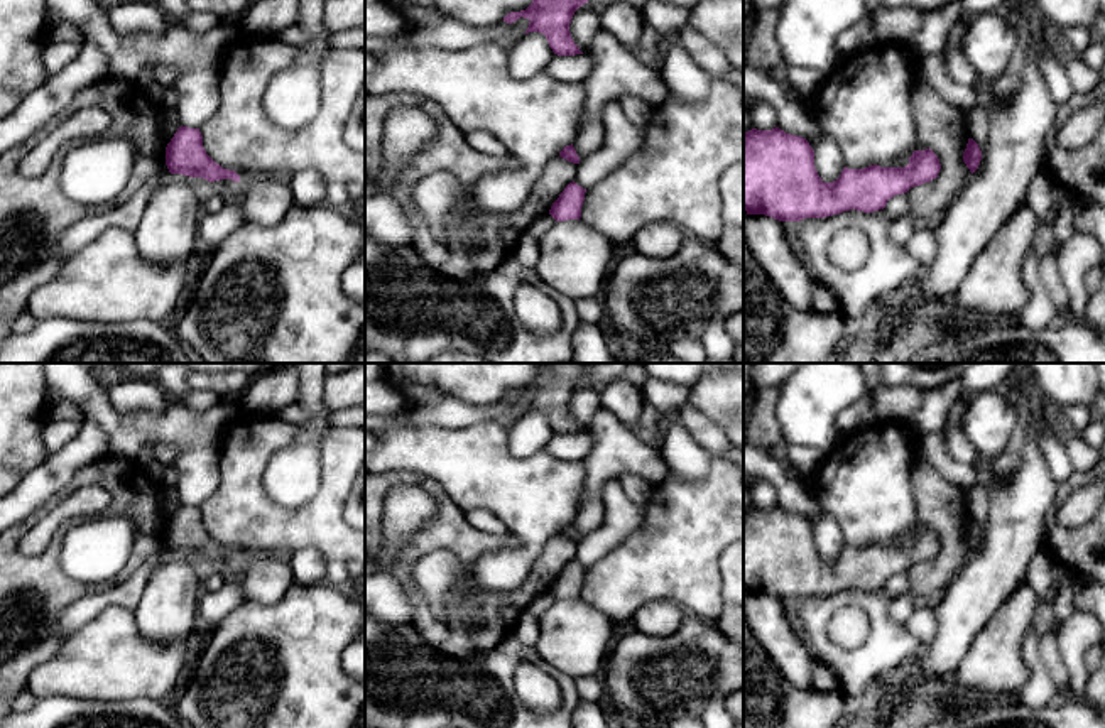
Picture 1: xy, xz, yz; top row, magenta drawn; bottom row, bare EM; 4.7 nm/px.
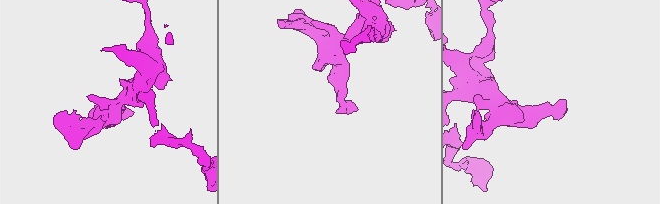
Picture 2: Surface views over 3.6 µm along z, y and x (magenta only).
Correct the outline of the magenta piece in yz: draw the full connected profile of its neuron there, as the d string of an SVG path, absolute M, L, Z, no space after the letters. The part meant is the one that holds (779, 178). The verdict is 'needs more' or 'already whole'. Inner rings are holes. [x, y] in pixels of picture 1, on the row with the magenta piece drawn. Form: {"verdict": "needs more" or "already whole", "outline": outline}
{"verdict": "already whole", "outline": "M779 127L752 128L743 133L743 209L747 215L765 215L779 221L826 218L850 209L874 213L884 209L890 198L936 179L939 169L938 155L926 149L914 150L906 167L843 167L836 181L825 182L818 176L814 150L806 139L786 133Z"}

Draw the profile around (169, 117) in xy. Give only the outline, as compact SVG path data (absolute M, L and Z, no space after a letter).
M162 106L162 133L167 144L181 127L176 108L164 108Z

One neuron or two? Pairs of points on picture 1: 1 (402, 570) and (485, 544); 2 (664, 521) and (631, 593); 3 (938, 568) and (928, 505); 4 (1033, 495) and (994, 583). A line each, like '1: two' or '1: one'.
1: one
2: one
3: one
4: one

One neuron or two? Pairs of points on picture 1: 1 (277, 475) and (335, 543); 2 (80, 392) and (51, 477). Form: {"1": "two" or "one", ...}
{"1": "two", "2": "two"}

